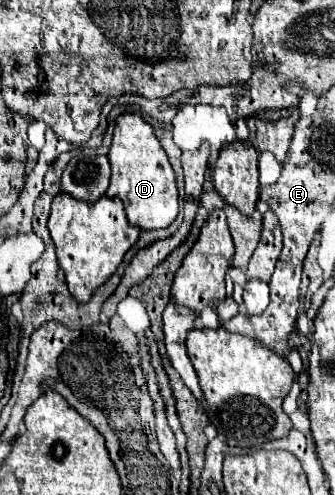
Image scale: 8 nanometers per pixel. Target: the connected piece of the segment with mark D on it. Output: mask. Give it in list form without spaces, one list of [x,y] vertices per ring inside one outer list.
[[[121,114],[115,120],[113,142],[109,150],[111,164],[111,184],[105,192],[107,198],[119,198],[125,206],[125,214],[131,226],[141,230],[159,230],[167,228],[177,218],[177,186],[173,168],[153,134],[153,128],[135,114]]]

